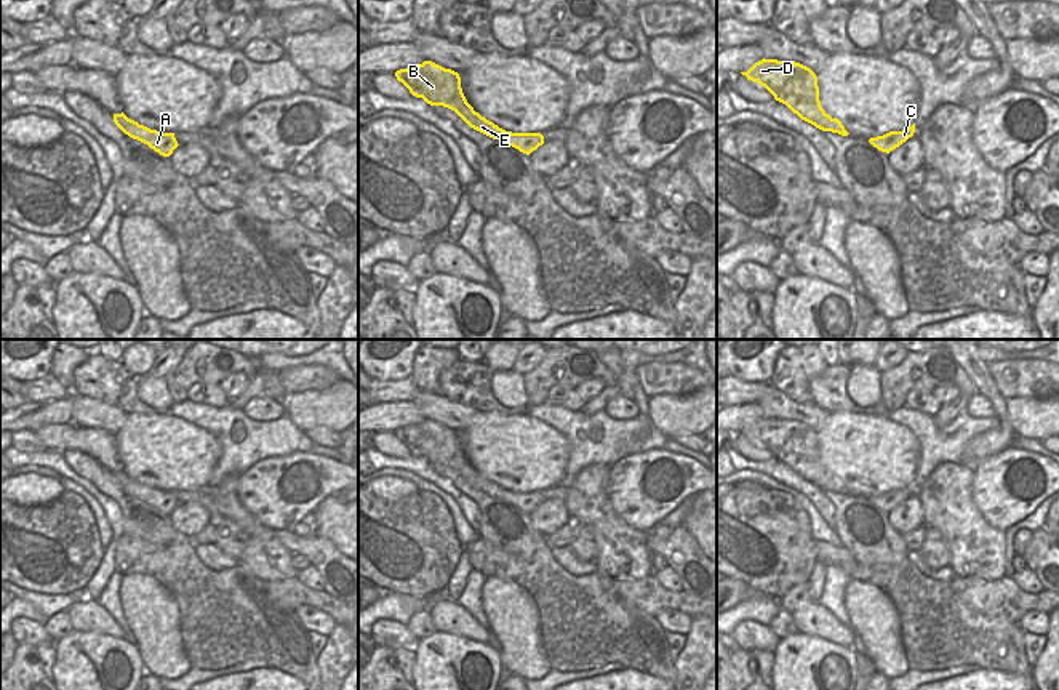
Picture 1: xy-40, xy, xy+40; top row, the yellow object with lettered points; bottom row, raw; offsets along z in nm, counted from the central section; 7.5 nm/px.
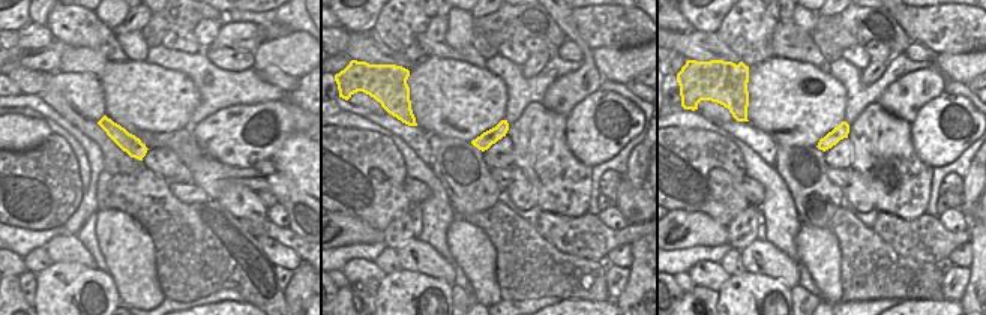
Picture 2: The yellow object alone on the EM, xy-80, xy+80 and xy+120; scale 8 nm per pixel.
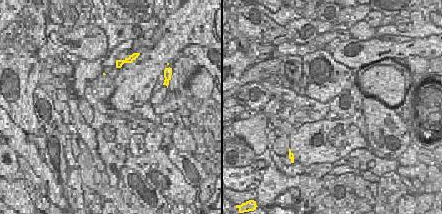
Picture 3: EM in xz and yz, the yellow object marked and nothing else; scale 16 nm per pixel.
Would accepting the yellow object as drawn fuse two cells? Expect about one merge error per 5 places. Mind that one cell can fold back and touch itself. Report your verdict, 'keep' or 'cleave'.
keep

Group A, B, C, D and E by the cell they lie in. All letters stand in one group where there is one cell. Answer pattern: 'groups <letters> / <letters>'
groups A B C D E

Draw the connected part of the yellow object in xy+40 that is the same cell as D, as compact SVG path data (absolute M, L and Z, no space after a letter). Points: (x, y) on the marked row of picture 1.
M761 59L747 72L747 80L758 82L776 101L785 104L801 120L822 131L848 136L838 118L832 118L821 106L816 74L795 61Z

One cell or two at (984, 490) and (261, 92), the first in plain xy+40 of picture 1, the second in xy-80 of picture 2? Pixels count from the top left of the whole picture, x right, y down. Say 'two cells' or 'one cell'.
two cells

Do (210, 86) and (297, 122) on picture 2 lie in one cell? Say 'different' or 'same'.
different

